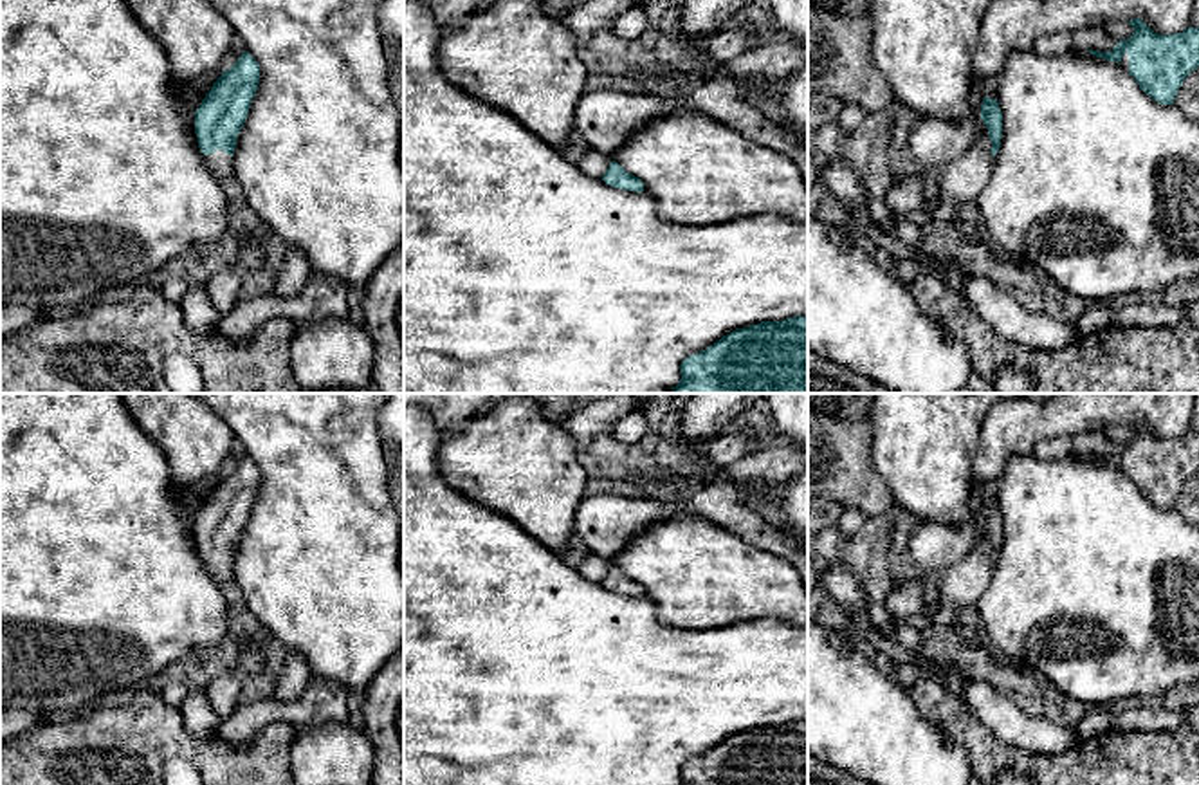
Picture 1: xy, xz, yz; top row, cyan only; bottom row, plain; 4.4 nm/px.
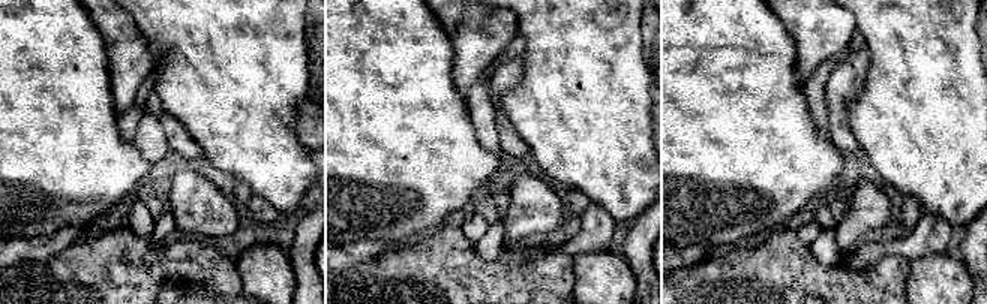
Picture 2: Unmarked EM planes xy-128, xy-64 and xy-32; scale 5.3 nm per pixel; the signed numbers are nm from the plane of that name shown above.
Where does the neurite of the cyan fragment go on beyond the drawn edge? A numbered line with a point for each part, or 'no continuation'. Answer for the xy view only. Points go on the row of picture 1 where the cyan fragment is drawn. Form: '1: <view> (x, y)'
1: xy (220, 163)

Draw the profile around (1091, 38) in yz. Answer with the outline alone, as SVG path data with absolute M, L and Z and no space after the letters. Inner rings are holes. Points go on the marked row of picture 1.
M1085 29L1062 34L1044 34L1035 40L1031 49L1044 56L1069 52L1073 49L1093 49L1098 52L1107 52L1112 51L1118 42L1118 38L1109 36L1100 29Z

